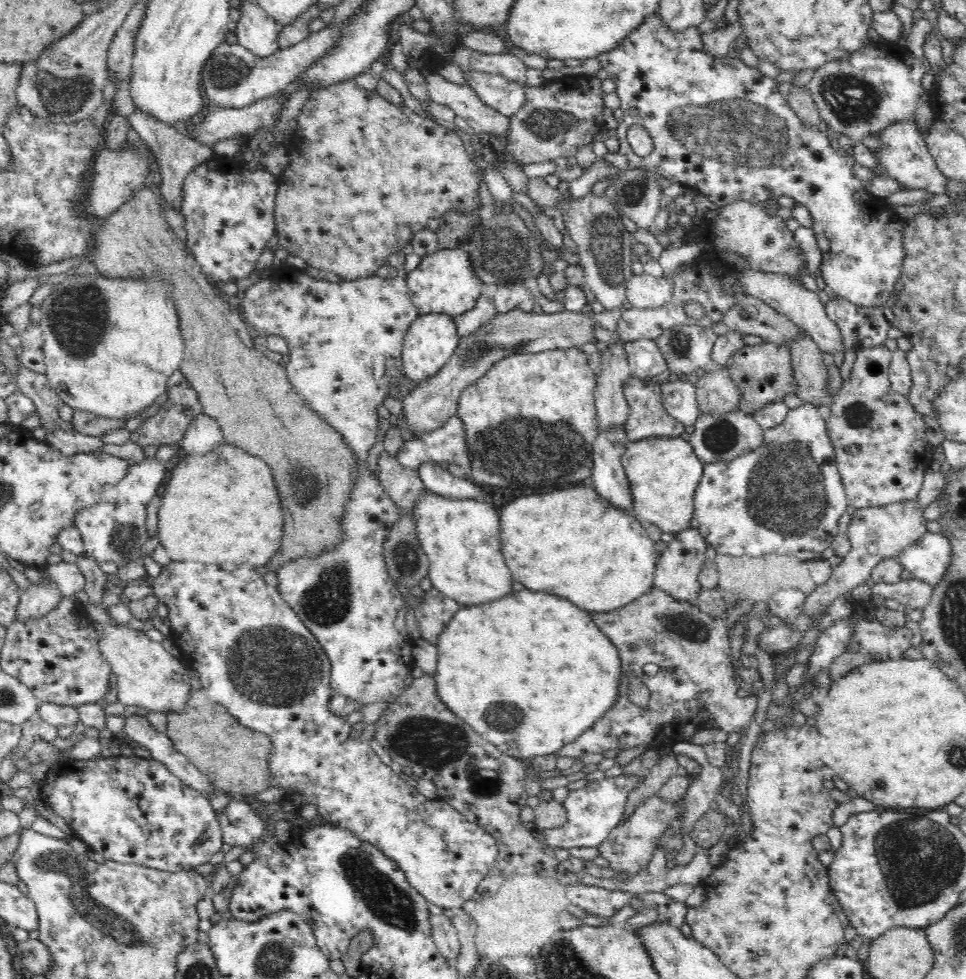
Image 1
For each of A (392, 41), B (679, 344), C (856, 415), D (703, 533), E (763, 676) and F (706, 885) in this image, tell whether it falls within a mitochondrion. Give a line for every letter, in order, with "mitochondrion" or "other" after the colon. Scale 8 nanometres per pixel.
A: other
B: mitochondrion
C: mitochondrion
D: other
E: other
F: other

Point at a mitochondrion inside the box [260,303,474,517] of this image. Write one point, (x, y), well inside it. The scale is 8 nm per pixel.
(300, 490)

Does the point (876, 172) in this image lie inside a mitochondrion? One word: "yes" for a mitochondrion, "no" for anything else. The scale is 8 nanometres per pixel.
no

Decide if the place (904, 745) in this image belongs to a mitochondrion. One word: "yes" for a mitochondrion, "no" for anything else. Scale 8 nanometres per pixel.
no

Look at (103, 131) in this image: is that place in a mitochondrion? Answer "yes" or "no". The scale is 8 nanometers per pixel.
no

